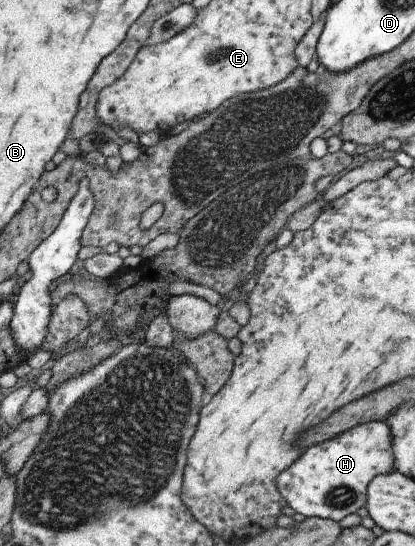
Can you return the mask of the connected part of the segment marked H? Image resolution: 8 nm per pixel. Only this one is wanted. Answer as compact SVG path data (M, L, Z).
M384 421L352 427L337 437L309 447L297 463L277 477L277 489L287 505L306 518L339 521L366 502L366 487L376 475L395 471L392 431Z

